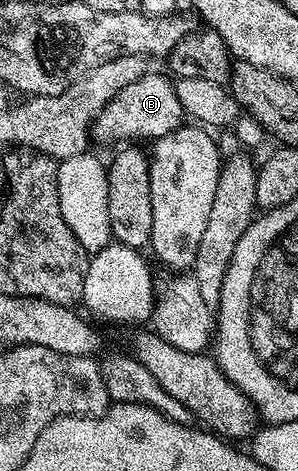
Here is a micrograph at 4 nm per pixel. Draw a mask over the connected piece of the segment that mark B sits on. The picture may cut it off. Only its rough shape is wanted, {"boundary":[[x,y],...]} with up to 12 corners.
{"boundary":[[149,70],[95,118],[101,144],[182,127],[177,85]]}

